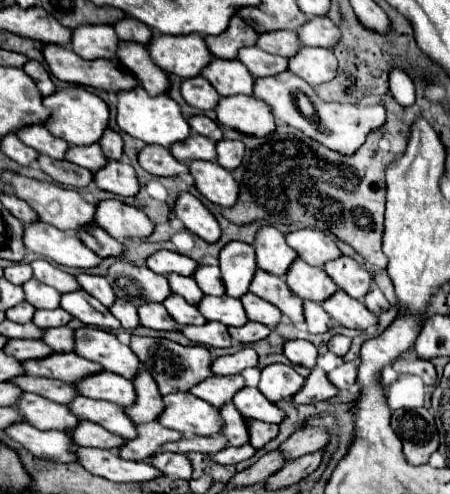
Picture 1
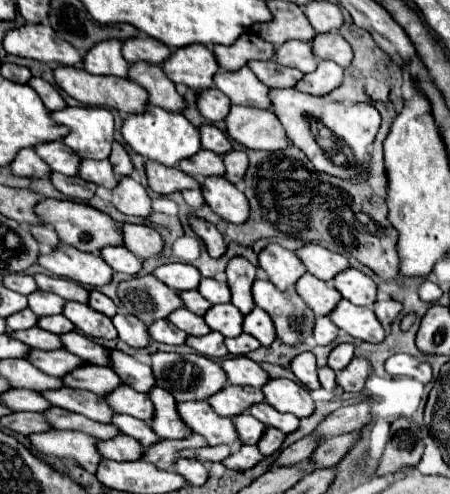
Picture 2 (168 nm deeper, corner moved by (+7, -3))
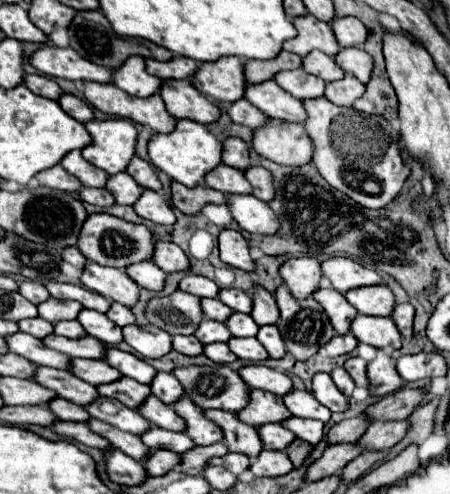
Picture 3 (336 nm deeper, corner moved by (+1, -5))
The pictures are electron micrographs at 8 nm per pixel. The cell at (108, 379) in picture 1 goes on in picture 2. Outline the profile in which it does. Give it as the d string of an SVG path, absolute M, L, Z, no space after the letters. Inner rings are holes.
M119 386L117 390L113 390L111 396L105 396L105 400L109 402L109 406L113 406L117 414L127 414L145 422L153 420L155 408L153 408L151 398L129 386Z

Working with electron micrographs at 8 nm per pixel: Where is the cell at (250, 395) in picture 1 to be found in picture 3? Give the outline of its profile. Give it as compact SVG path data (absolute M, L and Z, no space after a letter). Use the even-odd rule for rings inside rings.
M287 418L283 420L281 426L287 426L287 430L295 432L297 438L309 442L309 444L317 444L321 438L323 438L323 422L319 420L307 420L307 418Z

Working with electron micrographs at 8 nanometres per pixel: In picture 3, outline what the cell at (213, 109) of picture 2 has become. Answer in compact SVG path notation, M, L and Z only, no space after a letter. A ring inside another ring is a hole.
M235 100L235 104L227 108L227 114L233 122L243 124L247 128L259 128L267 122L267 116L261 110L257 110L253 104L249 104L247 100Z

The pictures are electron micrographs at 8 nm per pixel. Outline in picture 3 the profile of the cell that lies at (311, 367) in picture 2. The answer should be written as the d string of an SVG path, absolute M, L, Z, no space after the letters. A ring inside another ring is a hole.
M317 372L313 376L313 384L311 384L311 392L313 396L327 406L331 412L343 412L347 408L347 398L339 392L339 388L333 384L331 376L325 372Z

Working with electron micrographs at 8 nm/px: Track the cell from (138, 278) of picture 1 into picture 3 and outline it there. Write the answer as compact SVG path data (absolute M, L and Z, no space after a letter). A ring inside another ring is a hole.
M175 290L169 296L153 296L145 306L147 320L173 334L193 334L203 318L197 296Z

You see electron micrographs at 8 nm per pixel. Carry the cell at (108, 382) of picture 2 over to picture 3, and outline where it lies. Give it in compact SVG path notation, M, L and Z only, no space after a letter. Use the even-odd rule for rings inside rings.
M123 376L123 380L115 380L115 384L101 384L97 386L101 396L119 400L121 404L125 404L127 408L137 408L149 394L149 386L147 384L139 384L137 380L131 380L127 376Z

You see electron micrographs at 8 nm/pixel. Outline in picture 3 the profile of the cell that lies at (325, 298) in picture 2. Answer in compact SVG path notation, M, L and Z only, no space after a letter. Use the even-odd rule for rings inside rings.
M317 288L313 292L313 298L325 308L333 328L339 334L347 334L349 332L349 324L355 318L357 310L345 300L345 296L341 292L335 292L333 288Z

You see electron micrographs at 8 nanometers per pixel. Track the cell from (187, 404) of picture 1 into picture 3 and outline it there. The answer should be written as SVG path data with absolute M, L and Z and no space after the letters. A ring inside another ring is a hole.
M205 410L203 414L221 428L223 442L229 448L229 452L241 452L251 460L259 456L263 446L253 426L243 424L241 420L237 420L233 412L227 412L227 410Z

